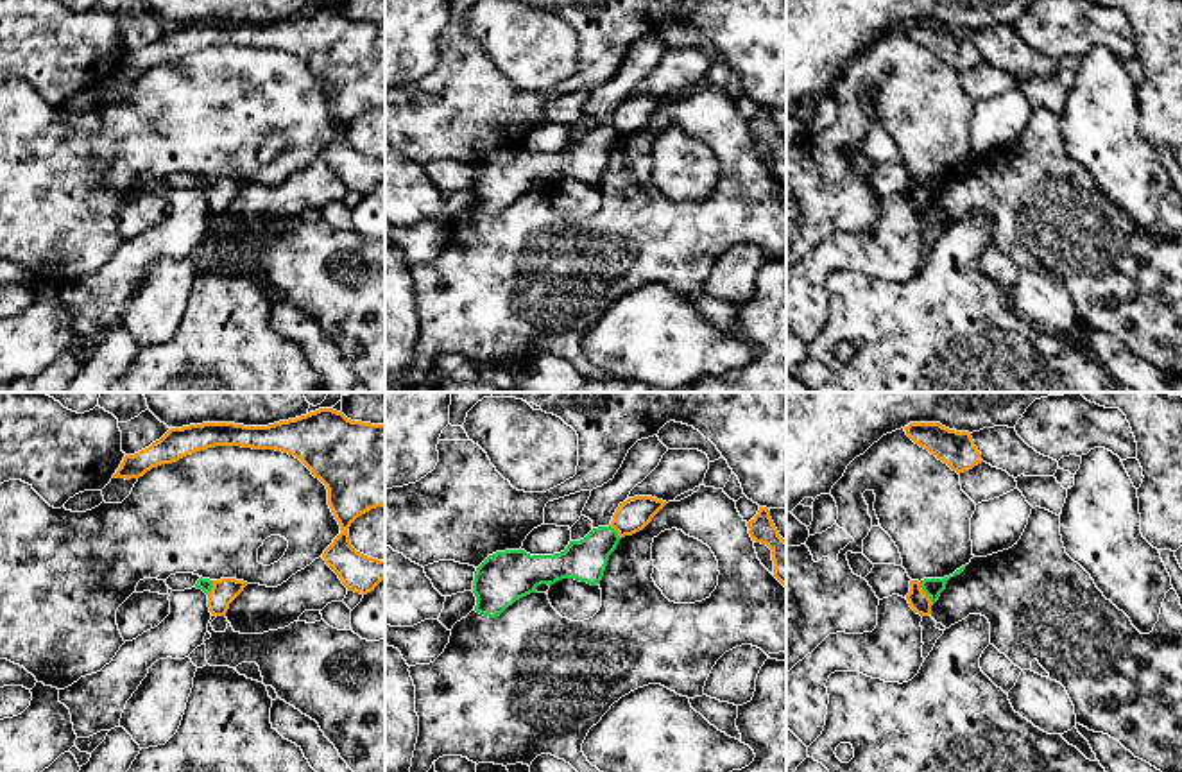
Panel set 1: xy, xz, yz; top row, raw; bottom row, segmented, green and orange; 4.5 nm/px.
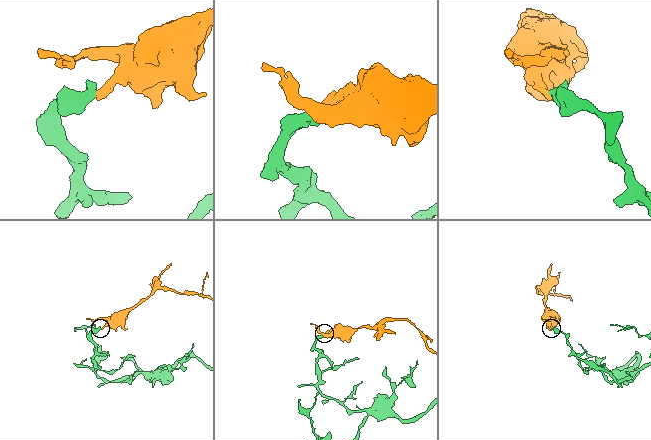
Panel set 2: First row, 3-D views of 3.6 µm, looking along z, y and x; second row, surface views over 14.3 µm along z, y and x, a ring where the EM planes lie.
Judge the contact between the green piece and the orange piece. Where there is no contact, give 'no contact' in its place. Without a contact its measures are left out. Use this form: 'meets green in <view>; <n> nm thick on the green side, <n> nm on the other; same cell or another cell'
meets green in yz; 80 nm thick on the green side, 90 nm on the other; another cell

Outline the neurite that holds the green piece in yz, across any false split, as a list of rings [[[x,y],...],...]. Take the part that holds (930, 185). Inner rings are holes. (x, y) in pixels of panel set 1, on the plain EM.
[[[962,165],[953,174],[944,176],[944,177],[924,177],[924,179],[921,179],[921,186],[929,195],[931,202],[935,202],[938,199],[940,192],[946,188],[947,179],[951,176],[960,174],[964,168],[965,168],[965,165]]]

